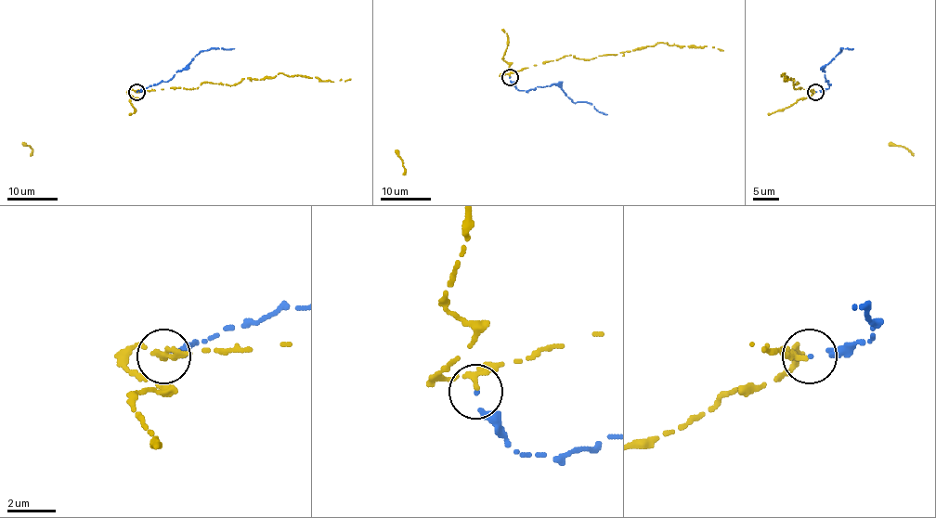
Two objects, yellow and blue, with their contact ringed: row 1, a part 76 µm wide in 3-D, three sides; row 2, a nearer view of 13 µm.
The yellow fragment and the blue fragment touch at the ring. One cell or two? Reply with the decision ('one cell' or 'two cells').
two cells

